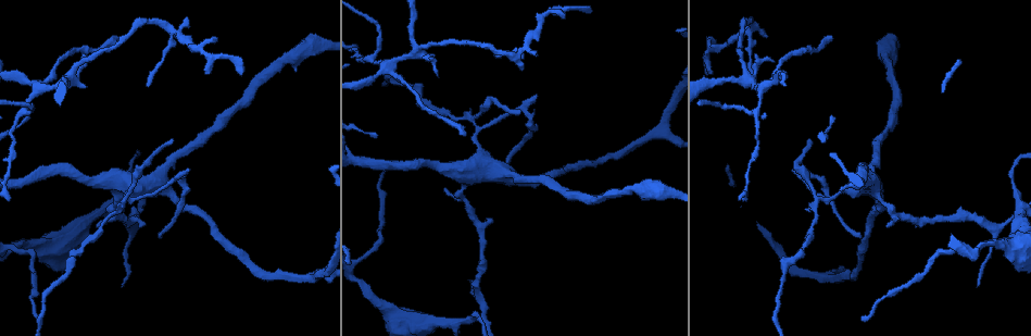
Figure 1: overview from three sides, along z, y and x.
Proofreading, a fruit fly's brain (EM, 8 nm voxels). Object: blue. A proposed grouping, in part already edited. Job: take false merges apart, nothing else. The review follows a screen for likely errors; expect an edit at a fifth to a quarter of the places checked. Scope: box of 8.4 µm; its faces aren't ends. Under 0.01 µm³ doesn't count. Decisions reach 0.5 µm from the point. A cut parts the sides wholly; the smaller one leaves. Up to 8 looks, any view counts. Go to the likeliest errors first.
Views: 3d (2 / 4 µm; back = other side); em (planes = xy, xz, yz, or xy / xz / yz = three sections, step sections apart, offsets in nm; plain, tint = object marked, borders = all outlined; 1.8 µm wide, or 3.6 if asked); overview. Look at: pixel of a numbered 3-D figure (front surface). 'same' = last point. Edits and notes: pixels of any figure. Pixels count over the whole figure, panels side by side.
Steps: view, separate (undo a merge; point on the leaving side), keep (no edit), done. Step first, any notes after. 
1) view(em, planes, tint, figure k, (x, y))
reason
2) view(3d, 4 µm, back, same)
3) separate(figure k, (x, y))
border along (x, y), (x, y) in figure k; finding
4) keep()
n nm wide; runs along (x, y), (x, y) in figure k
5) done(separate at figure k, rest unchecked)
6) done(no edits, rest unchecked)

view(3d, 2 µm, figure 1, (759, 89))

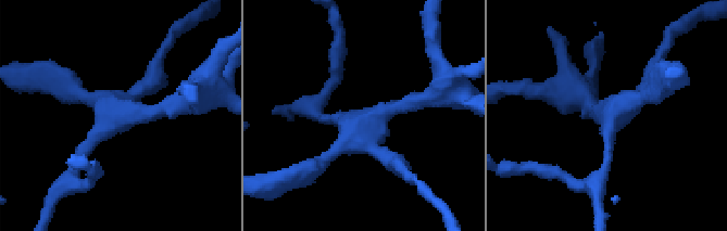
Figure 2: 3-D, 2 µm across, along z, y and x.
view(em, xy, step 8, tint, figure 2, (368, 121))

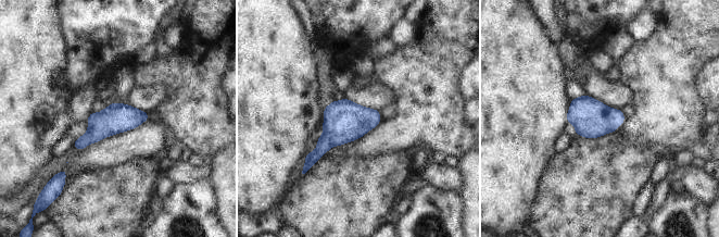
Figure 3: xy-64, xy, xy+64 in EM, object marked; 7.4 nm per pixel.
view(em, planes, tint, same)

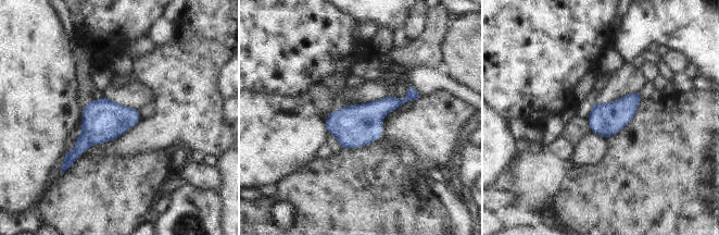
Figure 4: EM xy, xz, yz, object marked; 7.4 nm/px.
keep()
240 nm wide; continuous, no second neuron

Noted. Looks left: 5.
view(3d, 2 µm, figure 1, (478, 131))

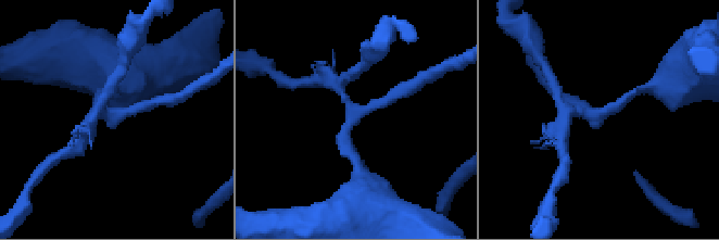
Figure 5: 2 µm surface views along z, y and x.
view(em, 3.6 µm, planes, tint, figure 5, (107, 114))
4 arms; now the EM

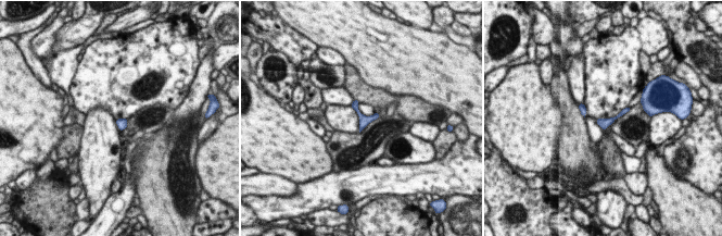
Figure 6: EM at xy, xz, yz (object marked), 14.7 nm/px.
keep()
all the same neuron

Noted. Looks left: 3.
view(em, xy, step 4, tint, figure 1, (131, 229))
abrupt turn

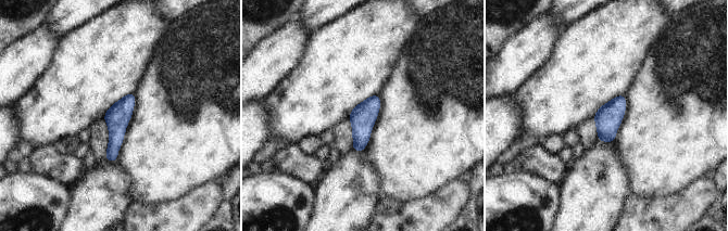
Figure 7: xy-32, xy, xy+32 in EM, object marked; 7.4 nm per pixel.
view(em, planes, tint, same)
another direction

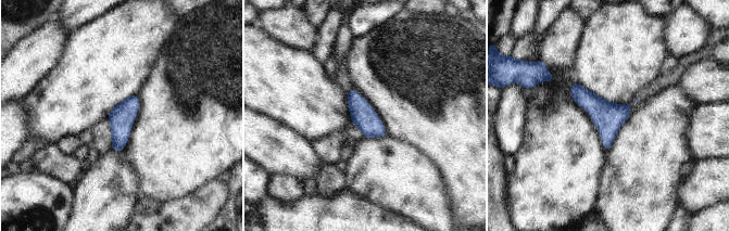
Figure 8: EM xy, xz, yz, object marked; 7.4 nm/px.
keep()
one neuron here

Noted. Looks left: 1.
done(no edits, rest unchecked)

